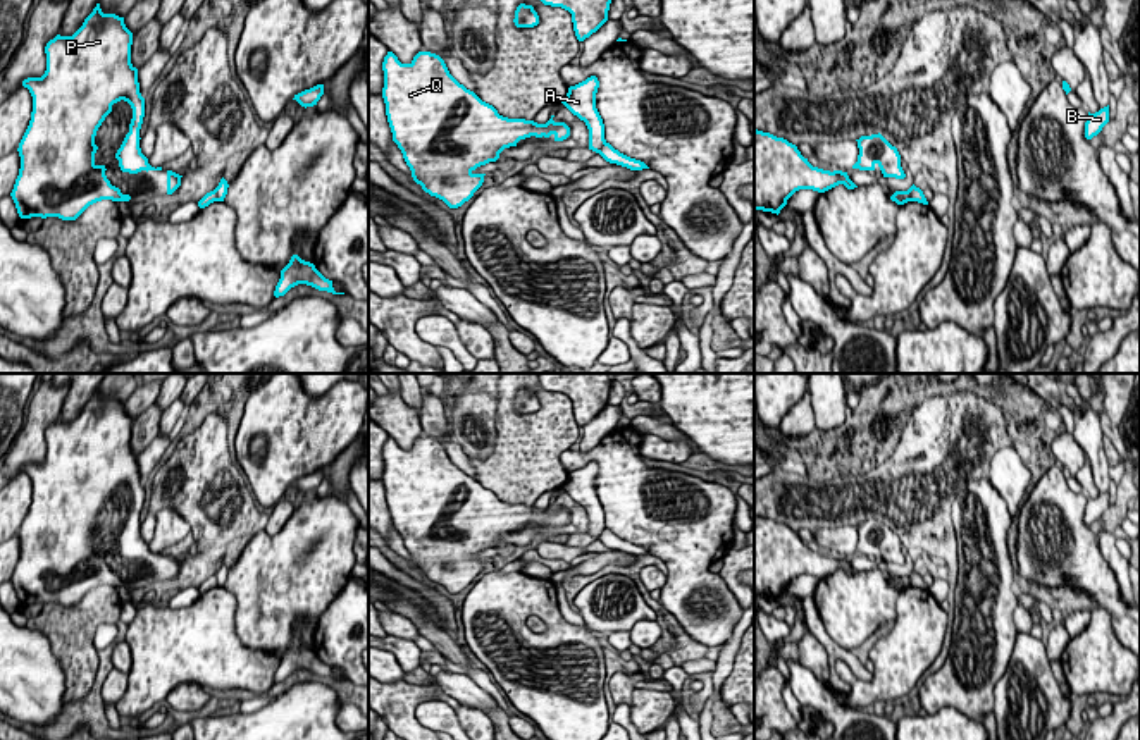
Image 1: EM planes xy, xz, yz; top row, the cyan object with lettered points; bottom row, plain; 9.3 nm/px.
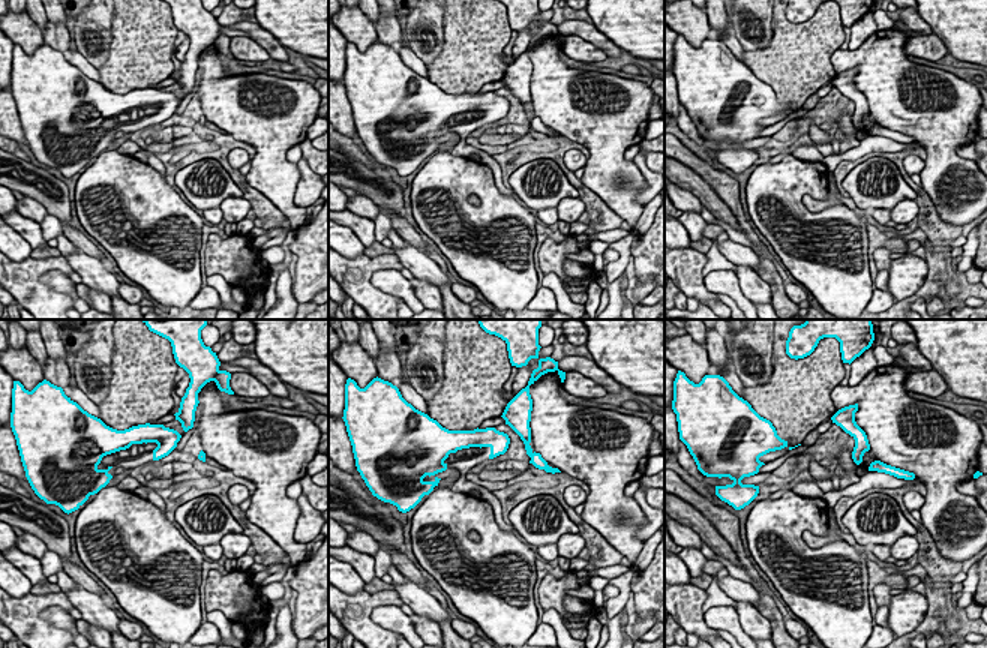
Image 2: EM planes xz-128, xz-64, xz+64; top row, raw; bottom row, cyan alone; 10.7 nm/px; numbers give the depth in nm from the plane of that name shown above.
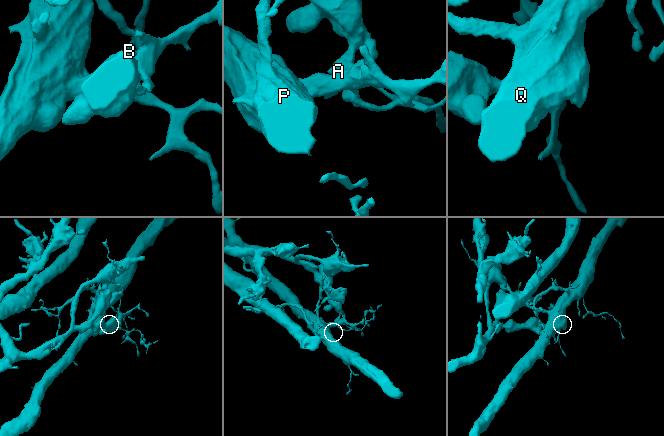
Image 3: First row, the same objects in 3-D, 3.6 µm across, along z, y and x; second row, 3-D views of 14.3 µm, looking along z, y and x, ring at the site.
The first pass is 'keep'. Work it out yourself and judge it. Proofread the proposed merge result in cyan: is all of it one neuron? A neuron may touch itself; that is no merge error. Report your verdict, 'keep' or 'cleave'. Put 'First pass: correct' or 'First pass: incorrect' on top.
First pass: incorrect
cleave

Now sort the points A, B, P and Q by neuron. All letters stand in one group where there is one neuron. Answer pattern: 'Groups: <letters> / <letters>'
Groups: A / B P Q

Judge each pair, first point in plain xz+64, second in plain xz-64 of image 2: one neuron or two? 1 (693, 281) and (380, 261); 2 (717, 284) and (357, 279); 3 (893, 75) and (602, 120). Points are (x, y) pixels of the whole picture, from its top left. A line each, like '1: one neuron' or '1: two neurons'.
1: one neuron
2: two neurons
3: one neuron

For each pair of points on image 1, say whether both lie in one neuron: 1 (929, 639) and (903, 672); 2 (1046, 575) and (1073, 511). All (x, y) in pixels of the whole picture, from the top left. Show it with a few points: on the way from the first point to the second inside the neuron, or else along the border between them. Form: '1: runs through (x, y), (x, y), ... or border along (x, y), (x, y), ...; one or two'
1: runs through (920, 647), (904, 663); one
2: runs through (1061, 561), (1075, 548), (1075, 527); one

